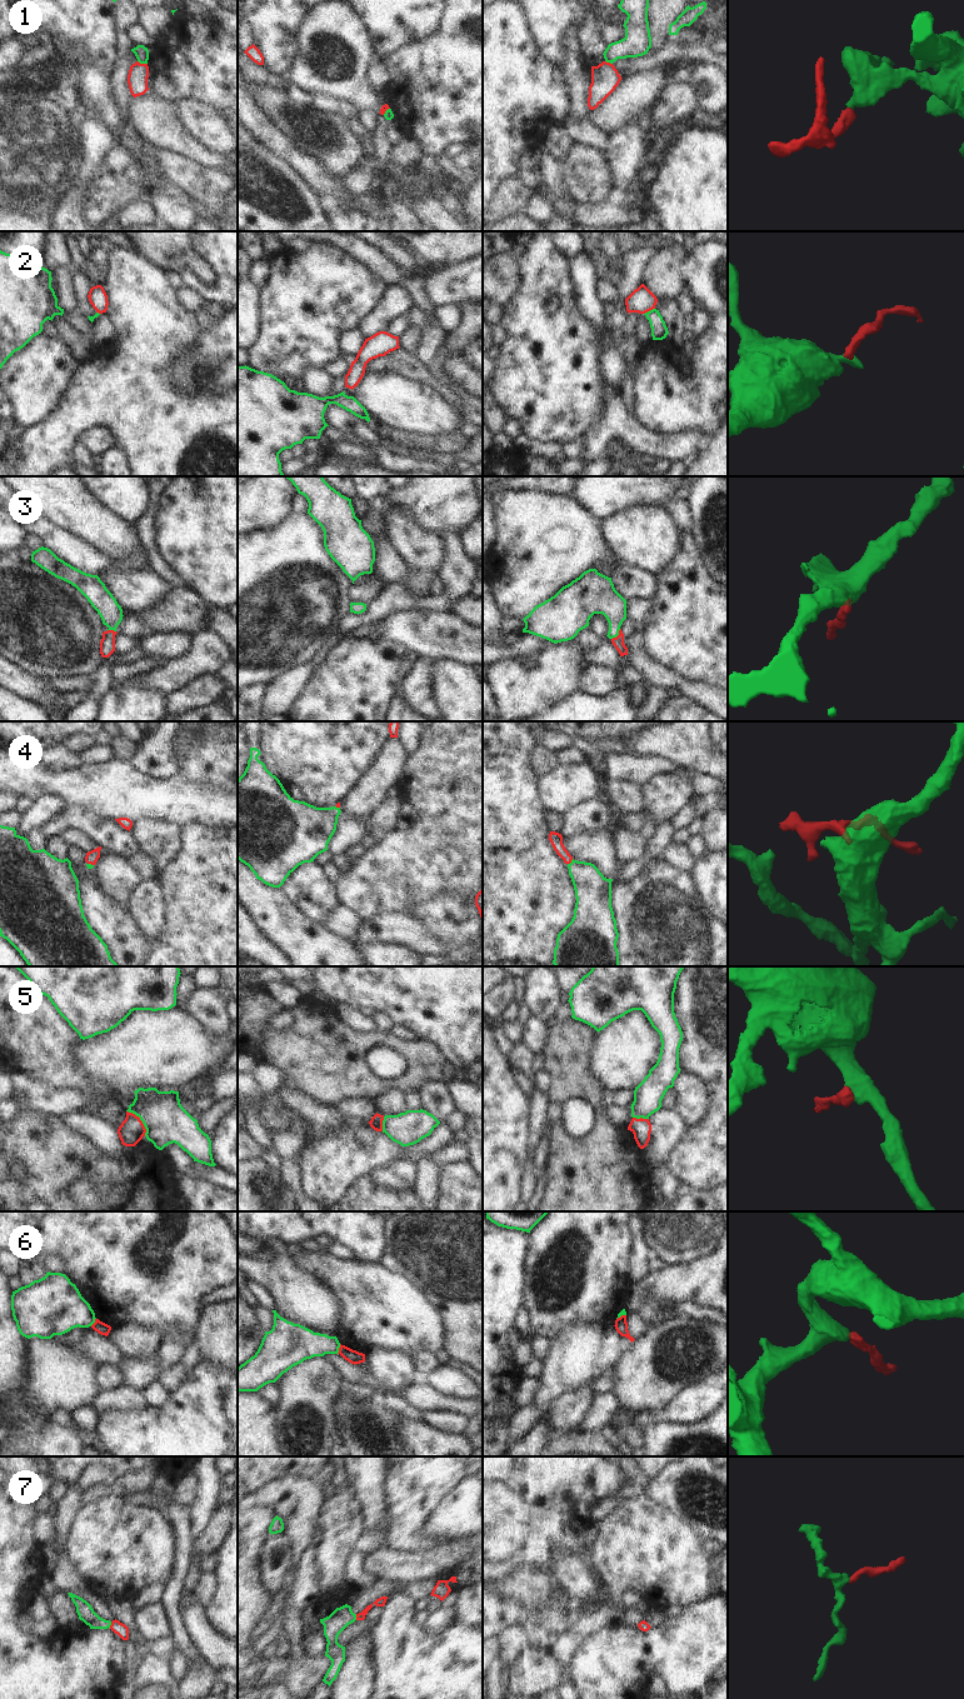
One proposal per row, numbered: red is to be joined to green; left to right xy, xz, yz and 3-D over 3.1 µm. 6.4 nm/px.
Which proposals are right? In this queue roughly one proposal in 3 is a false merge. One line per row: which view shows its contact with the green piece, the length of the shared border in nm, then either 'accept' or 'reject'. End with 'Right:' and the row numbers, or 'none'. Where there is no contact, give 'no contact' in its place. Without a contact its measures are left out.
1: contact in xy; length 70 nm; reject
2: contact in yz; length 80 nm; reject
3: contact in yz; length 90 nm; accept
4: contact in yz; length 50 nm; accept
5: contact in xy; length 200 nm; reject
6: contact in xz; length 70 nm; reject
7: contact in xy; length 40 nm; accept
Right: 3, 4, 7

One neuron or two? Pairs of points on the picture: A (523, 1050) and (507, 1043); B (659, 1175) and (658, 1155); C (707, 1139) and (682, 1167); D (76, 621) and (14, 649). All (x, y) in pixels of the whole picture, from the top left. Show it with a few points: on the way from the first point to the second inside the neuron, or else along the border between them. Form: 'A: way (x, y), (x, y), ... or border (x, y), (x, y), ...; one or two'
A: border (518, 1043), (507, 1055); two
B: border (669, 1168), (655, 1164), (652, 1172); two
C: way (703, 1145), (688, 1160); one
D: way (61, 630), (38, 630), (29, 636); one

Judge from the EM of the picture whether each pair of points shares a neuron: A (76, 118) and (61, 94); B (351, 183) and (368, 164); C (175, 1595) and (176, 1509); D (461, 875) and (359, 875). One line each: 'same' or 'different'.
A: same
B: same
C: same
D: same

